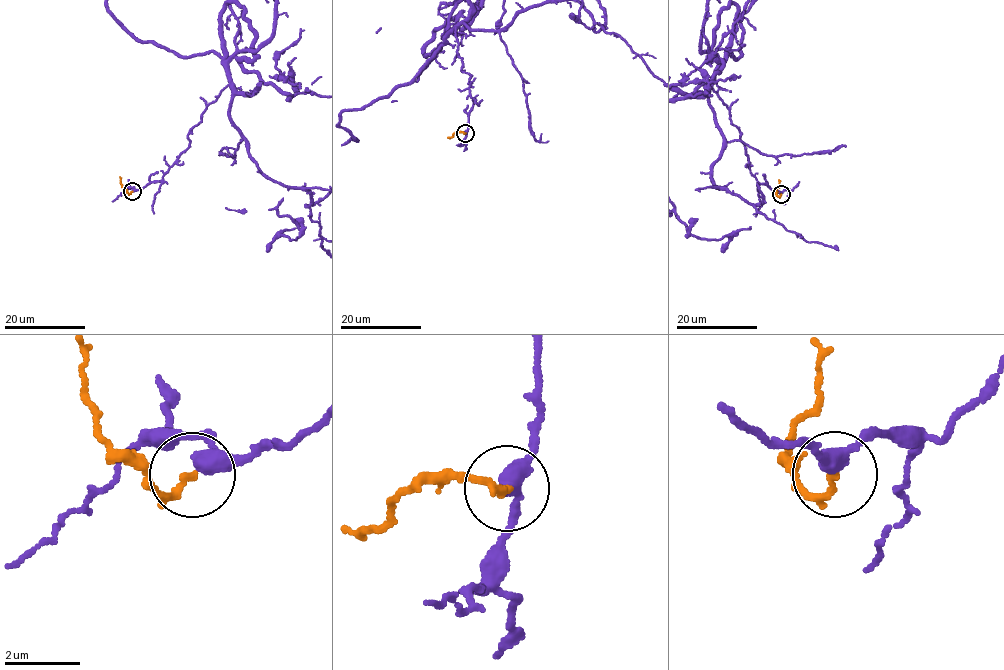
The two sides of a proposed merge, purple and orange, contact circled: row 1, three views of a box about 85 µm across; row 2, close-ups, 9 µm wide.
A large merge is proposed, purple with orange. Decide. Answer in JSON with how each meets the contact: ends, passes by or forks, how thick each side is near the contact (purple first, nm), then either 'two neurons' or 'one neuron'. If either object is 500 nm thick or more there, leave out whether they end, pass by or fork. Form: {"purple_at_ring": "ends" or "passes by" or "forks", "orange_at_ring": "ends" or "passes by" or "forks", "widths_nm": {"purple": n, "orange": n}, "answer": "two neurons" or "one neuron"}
{"purple_at_ring": "passes by", "orange_at_ring": "ends", "widths_nm": {"purple": 380, "orange": 180}, "answer": "two neurons"}

